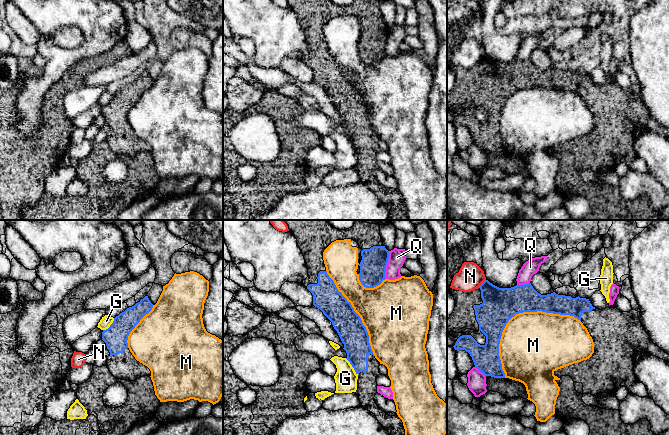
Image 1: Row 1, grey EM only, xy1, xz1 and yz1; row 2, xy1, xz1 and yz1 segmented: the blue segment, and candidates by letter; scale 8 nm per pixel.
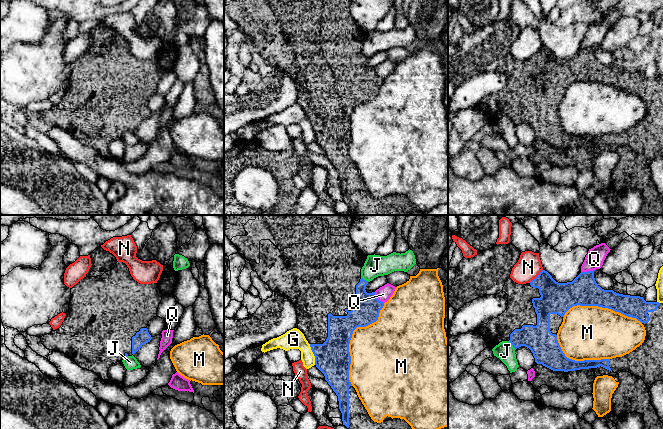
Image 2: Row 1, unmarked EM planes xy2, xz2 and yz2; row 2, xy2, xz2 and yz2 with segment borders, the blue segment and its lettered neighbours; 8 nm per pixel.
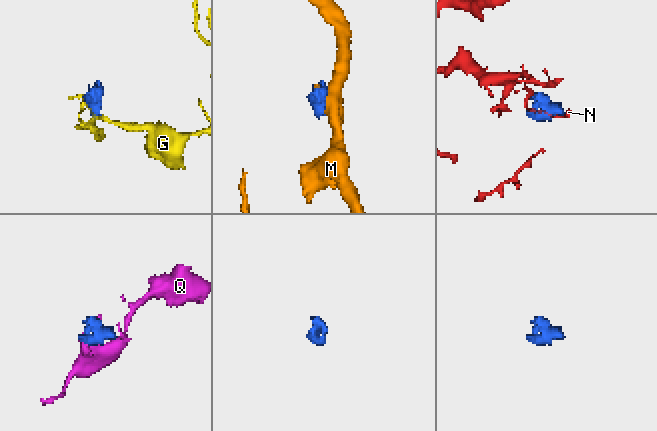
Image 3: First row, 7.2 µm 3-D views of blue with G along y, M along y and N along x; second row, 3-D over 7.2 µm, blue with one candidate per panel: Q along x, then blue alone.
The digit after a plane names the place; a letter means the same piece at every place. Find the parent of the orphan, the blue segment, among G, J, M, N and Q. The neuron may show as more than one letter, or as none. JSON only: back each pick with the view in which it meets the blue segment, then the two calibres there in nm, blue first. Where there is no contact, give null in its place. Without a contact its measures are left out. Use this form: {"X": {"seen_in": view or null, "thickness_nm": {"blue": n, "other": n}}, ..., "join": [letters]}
{"join": []}

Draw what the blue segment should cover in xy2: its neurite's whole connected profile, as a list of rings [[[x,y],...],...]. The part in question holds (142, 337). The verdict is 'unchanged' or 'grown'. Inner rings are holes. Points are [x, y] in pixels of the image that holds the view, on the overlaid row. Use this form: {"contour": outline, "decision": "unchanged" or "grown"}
{"contour": [[[117,262],[113,269],[102,276],[84,277],[72,287],[69,311],[64,321],[59,328],[42,336],[41,342],[49,350],[66,354],[79,367],[96,373],[103,380],[109,380],[108,370],[113,364],[134,355],[142,345],[152,339],[147,326],[149,321],[157,316],[162,296],[157,283],[138,283],[131,276],[127,265]]], "decision": "grown"}

